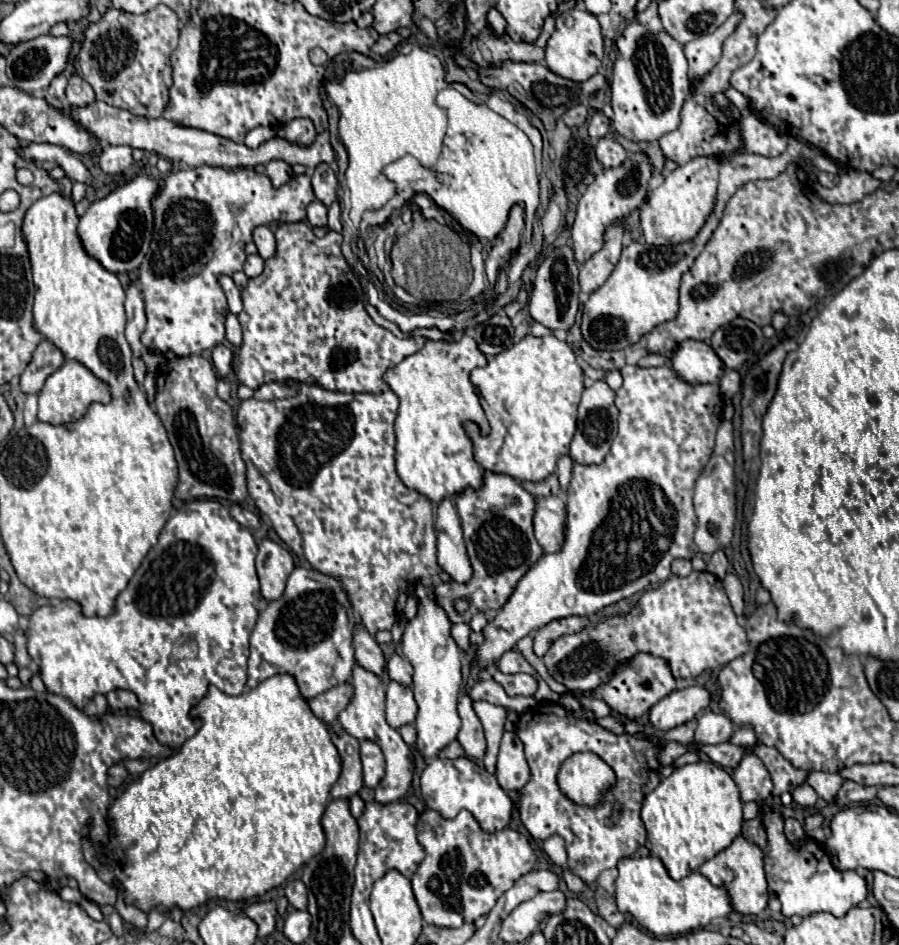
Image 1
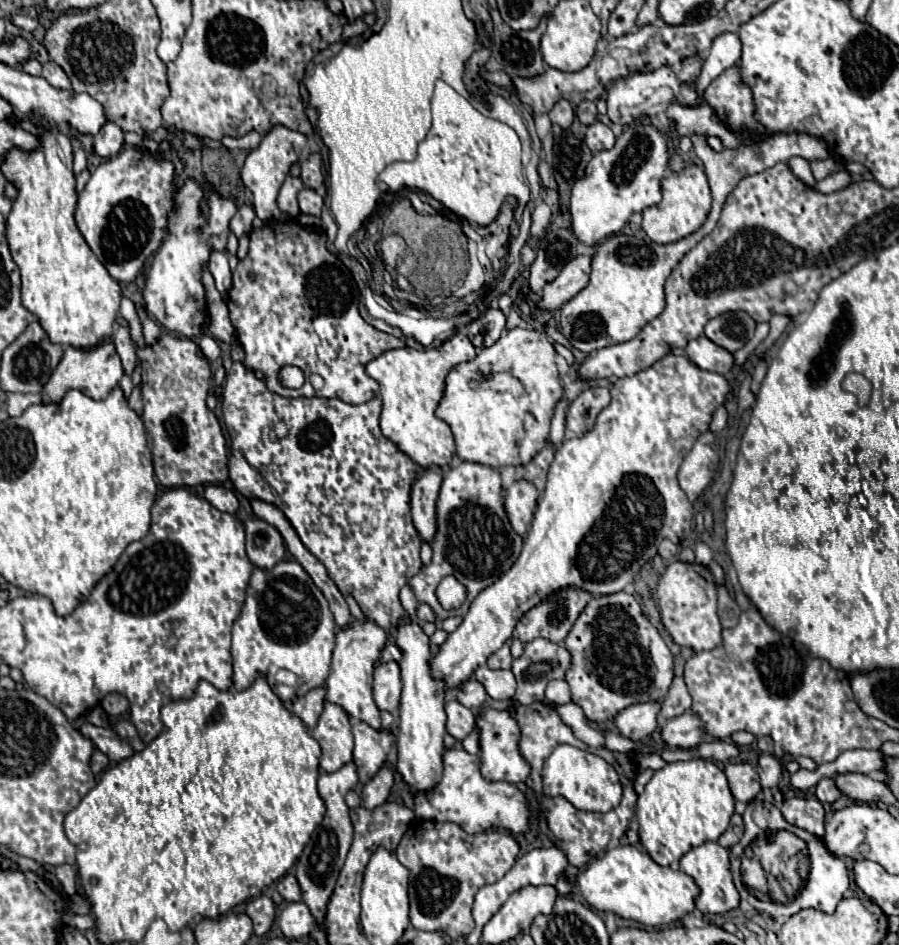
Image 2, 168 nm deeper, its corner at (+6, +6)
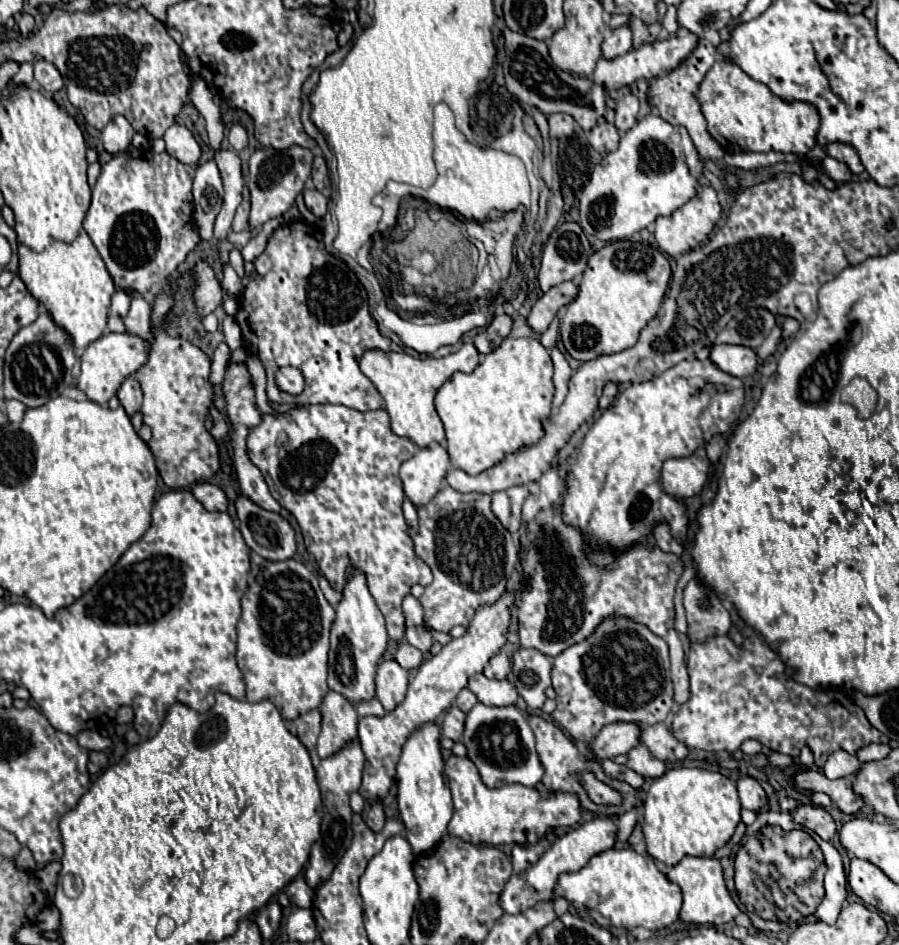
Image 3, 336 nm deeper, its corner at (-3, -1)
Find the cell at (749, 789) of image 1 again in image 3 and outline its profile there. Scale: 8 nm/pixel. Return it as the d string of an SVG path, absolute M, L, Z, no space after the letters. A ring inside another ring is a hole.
M741 776L737 782L737 790L739 790L739 800L741 800L743 808L759 812L767 806L767 794L755 778Z

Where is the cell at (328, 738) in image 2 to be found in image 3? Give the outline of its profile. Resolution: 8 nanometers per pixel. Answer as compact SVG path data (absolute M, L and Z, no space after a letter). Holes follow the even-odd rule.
M329 690L319 706L321 734L317 740L319 758L327 758L341 750L349 740L357 736L357 712L347 698Z

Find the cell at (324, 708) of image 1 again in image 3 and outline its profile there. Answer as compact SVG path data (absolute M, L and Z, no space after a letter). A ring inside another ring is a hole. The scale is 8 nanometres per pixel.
M311 710L311 712L301 714L299 718L293 720L293 734L303 742L303 746L309 750L313 760L317 760L315 744L317 744L319 732L321 732L321 714L319 714L319 710Z

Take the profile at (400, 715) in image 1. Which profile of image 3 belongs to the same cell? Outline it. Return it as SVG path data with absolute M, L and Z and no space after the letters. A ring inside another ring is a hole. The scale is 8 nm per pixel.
M387 658L379 664L375 676L375 688L377 688L377 700L383 704L387 712L393 710L399 702L403 702L407 692L407 680L409 680L407 670L401 668L393 658Z

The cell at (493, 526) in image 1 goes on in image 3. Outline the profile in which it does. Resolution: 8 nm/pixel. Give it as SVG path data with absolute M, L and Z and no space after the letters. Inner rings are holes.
M443 486L435 498L417 508L419 528L409 526L415 554L431 568L433 582L425 586L419 602L423 606L425 628L449 632L453 626L469 626L477 608L495 604L505 592L507 580L519 562L511 534L491 512L487 494L461 494Z

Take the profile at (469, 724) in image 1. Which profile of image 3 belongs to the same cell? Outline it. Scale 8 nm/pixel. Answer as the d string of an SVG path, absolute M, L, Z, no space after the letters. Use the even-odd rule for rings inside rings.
M451 706L443 718L443 724L441 724L441 734L451 738L453 742L457 742L461 738L461 732L463 732L463 724L465 724L465 714L457 708L457 706Z

